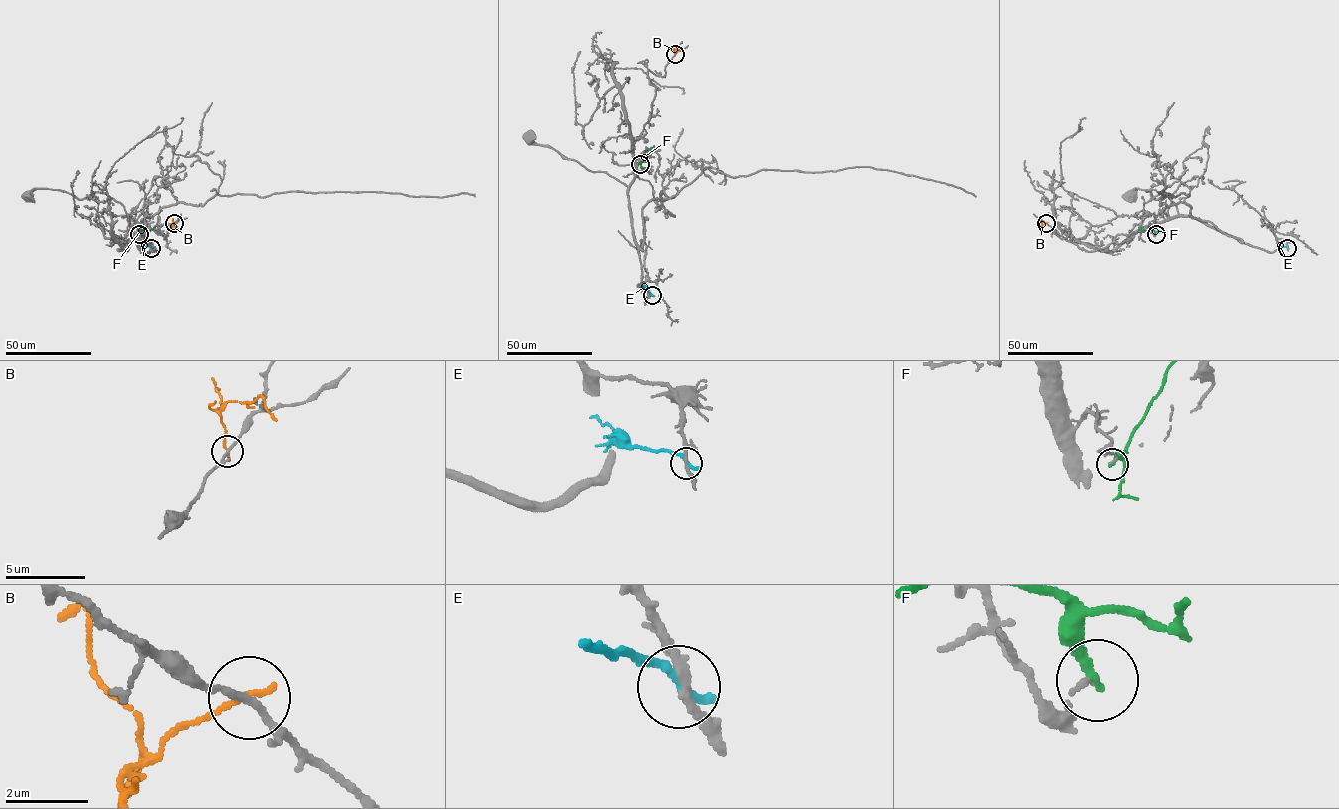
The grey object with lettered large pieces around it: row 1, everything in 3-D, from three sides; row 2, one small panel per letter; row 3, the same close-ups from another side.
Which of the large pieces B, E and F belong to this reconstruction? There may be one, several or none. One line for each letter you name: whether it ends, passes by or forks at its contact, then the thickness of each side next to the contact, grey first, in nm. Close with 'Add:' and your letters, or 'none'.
Add: none

